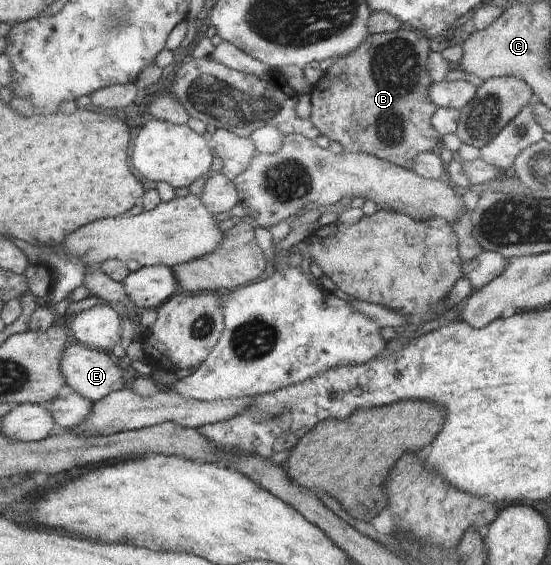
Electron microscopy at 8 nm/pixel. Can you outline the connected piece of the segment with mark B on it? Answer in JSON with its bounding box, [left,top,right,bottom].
[309,27,440,169]

